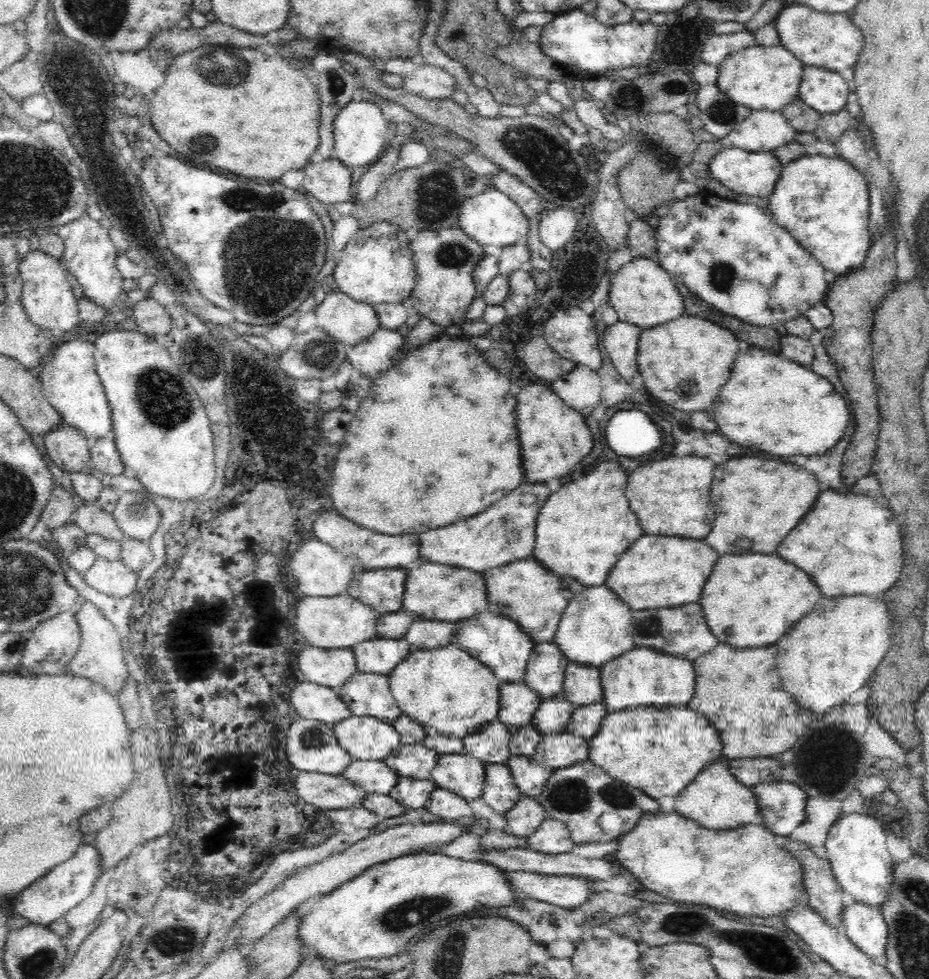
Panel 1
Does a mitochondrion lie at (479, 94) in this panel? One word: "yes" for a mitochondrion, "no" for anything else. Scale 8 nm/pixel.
no

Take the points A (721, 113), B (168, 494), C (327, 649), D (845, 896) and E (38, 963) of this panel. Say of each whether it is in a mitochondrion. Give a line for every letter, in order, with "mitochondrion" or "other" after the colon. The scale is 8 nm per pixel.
A: mitochondrion
B: other
C: other
D: other
E: mitochondrion

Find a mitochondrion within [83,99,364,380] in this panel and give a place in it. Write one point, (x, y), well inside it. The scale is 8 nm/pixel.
(268, 259)

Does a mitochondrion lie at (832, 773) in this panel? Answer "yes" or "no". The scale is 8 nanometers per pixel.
yes

